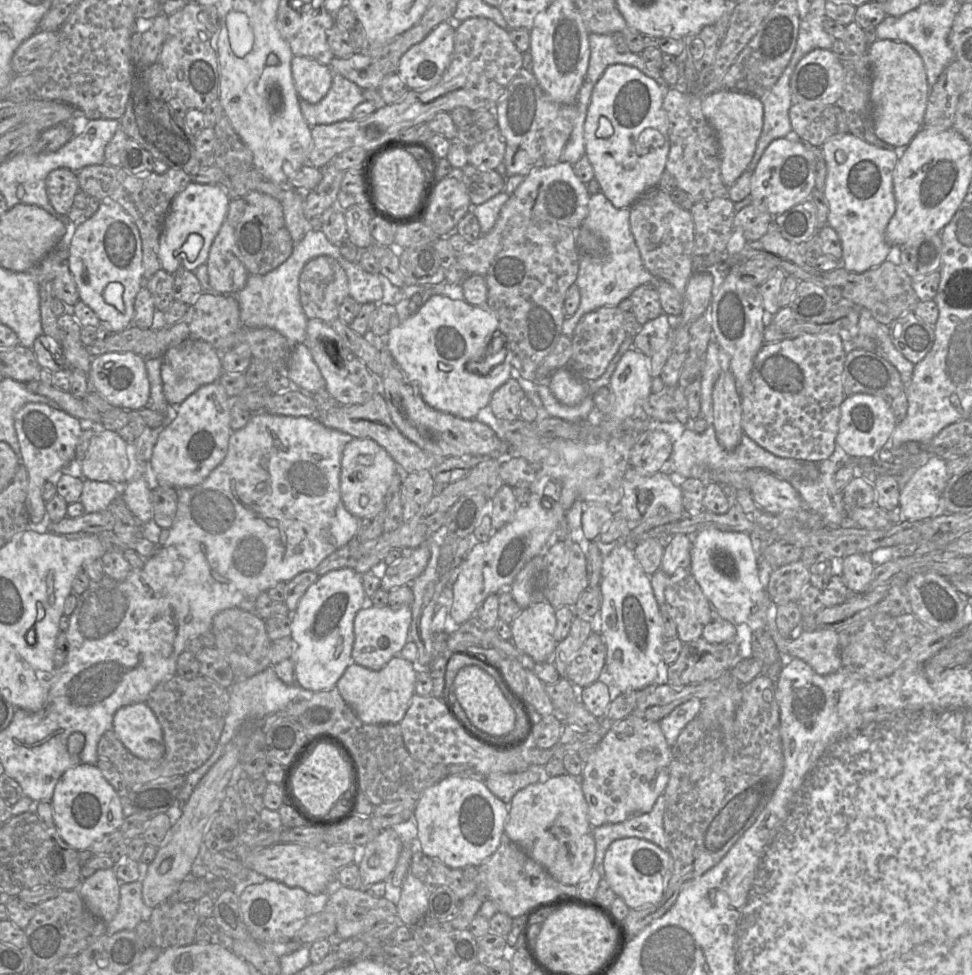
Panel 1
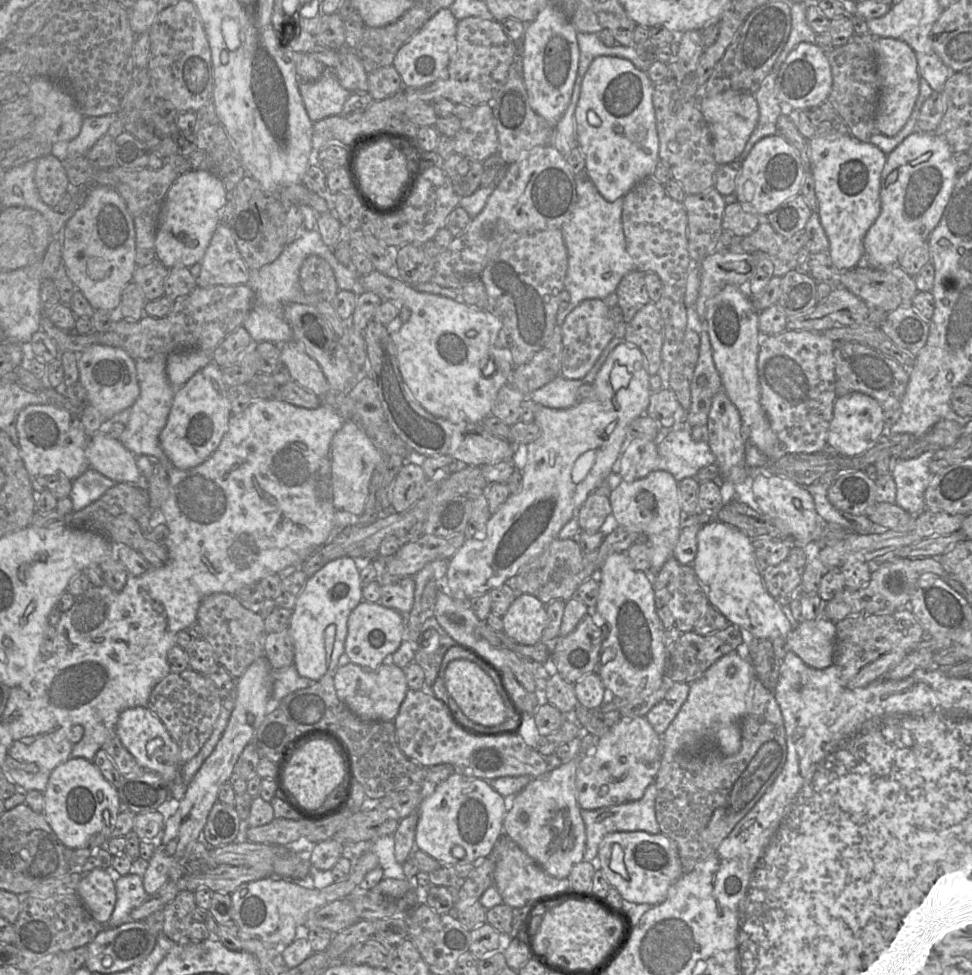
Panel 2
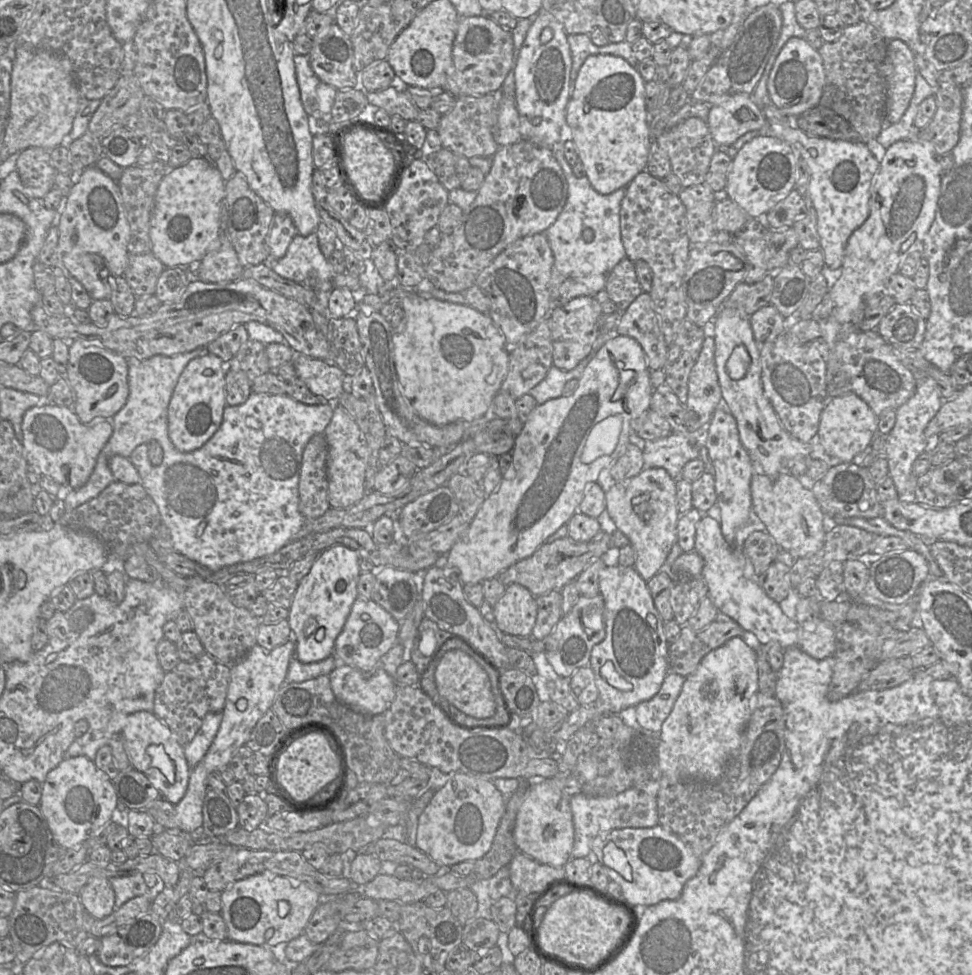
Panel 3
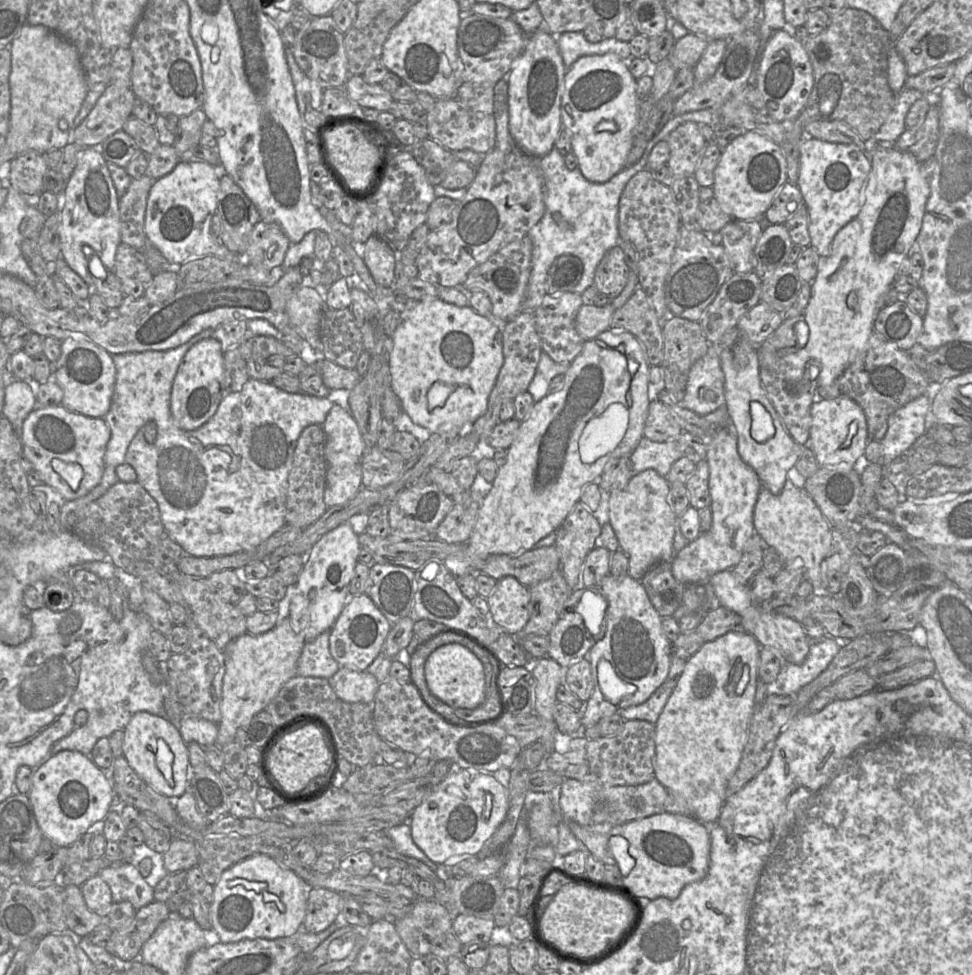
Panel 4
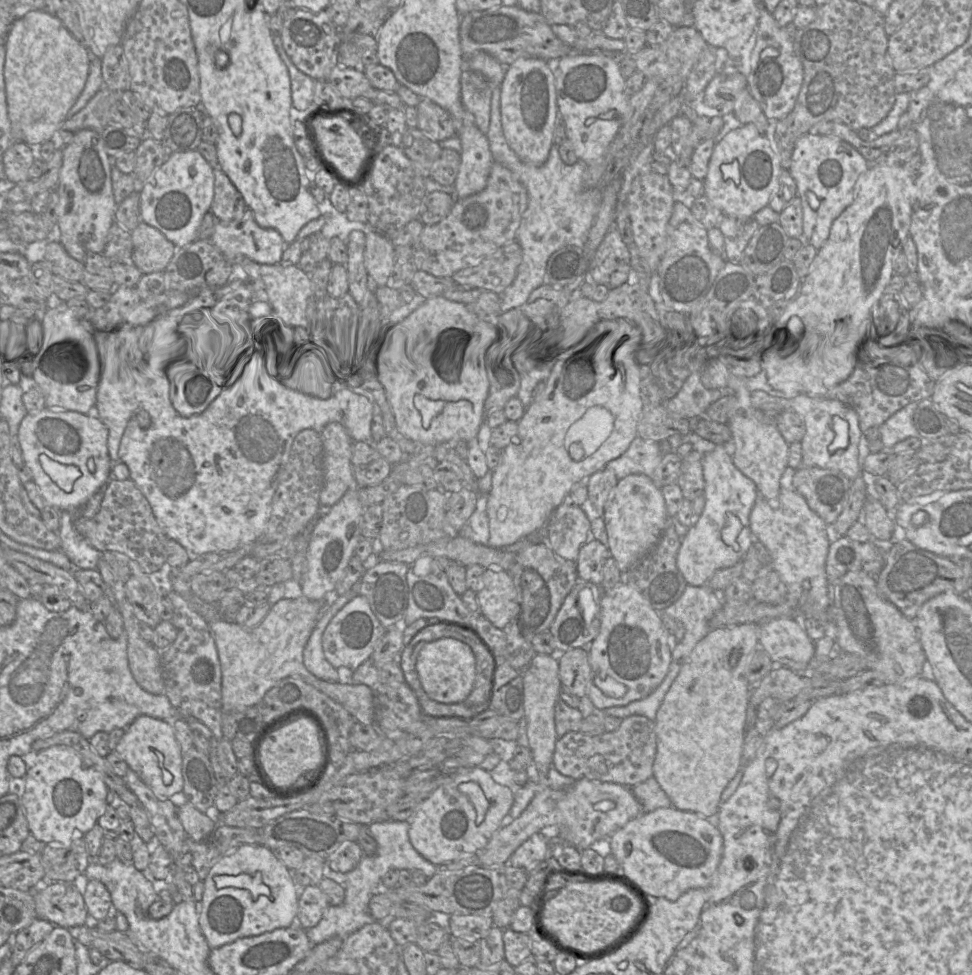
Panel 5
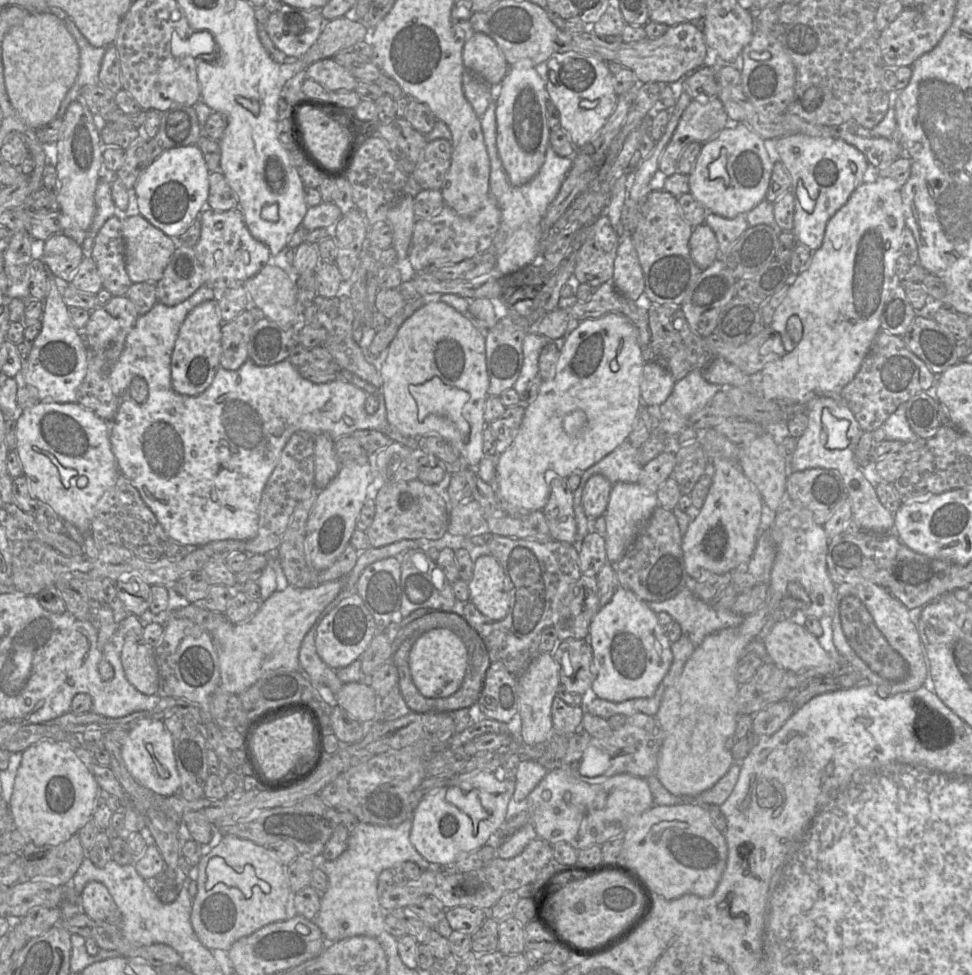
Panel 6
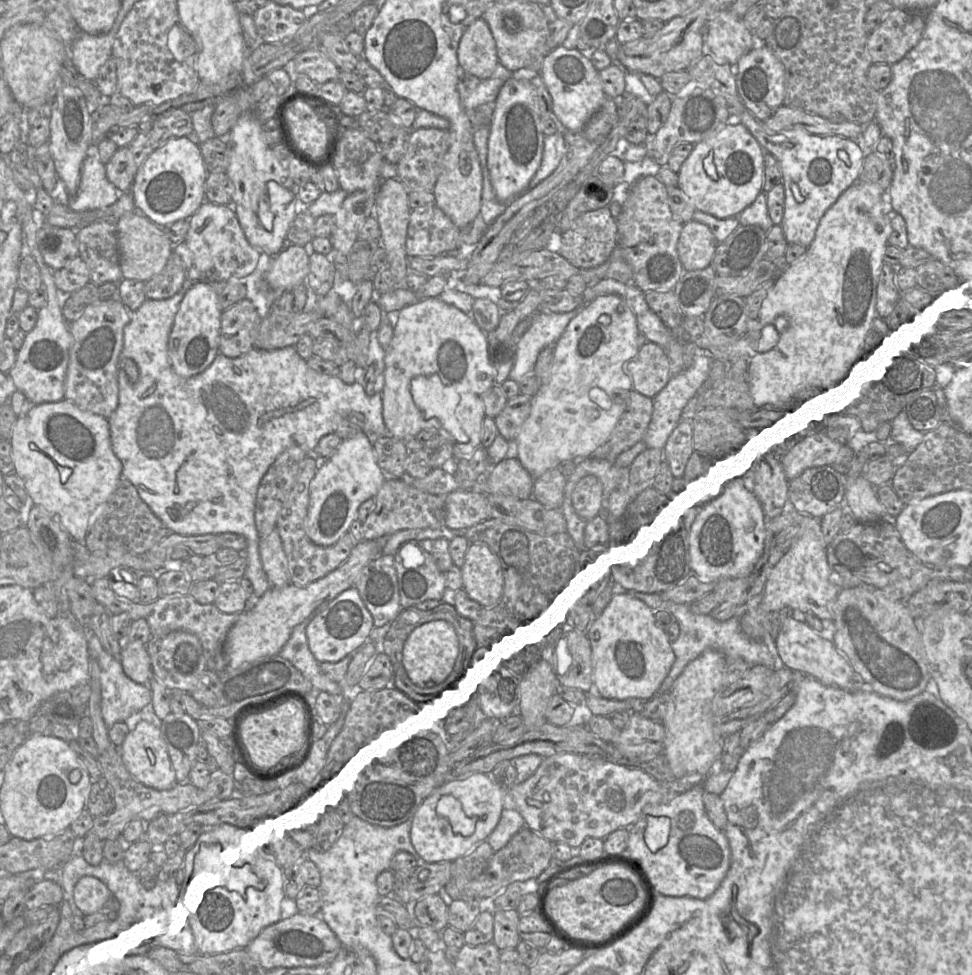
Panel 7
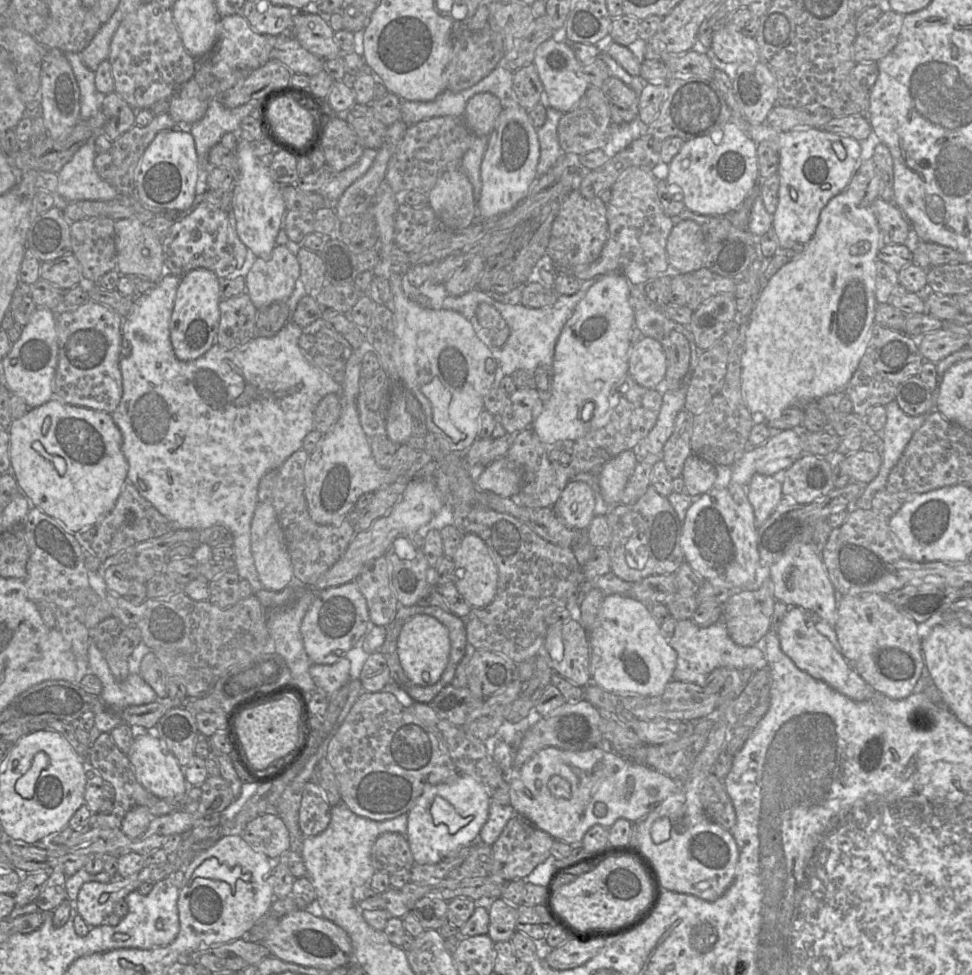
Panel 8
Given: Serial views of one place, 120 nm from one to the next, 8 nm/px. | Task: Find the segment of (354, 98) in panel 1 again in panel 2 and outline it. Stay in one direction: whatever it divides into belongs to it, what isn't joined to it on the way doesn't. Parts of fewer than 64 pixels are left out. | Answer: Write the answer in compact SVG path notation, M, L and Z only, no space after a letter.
M324 68L321 77L312 82L300 81L300 94L312 123L340 115L350 92L344 89L333 68Z

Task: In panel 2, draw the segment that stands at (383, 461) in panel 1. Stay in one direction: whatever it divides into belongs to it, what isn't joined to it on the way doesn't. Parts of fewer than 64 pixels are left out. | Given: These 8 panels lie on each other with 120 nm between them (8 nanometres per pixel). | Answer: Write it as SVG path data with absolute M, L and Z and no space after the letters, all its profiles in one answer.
M347 419L332 438L330 444L330 486L332 503L336 510L343 510L361 516L369 494L372 474L381 460L381 452L373 445L362 427Z

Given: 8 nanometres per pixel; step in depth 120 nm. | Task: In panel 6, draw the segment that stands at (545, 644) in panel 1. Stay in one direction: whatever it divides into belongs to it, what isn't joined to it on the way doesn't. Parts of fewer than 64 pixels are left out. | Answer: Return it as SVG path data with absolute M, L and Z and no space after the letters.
M491 554L474 561L474 573L468 583L470 601L493 622L503 620L509 611L509 581L502 566Z

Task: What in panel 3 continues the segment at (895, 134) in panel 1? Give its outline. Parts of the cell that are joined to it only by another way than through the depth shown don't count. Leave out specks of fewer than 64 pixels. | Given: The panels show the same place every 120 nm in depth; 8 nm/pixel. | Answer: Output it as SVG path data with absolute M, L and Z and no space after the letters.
M902 40L888 41L882 74L886 83L885 123L894 124L909 107L917 74L914 55Z

